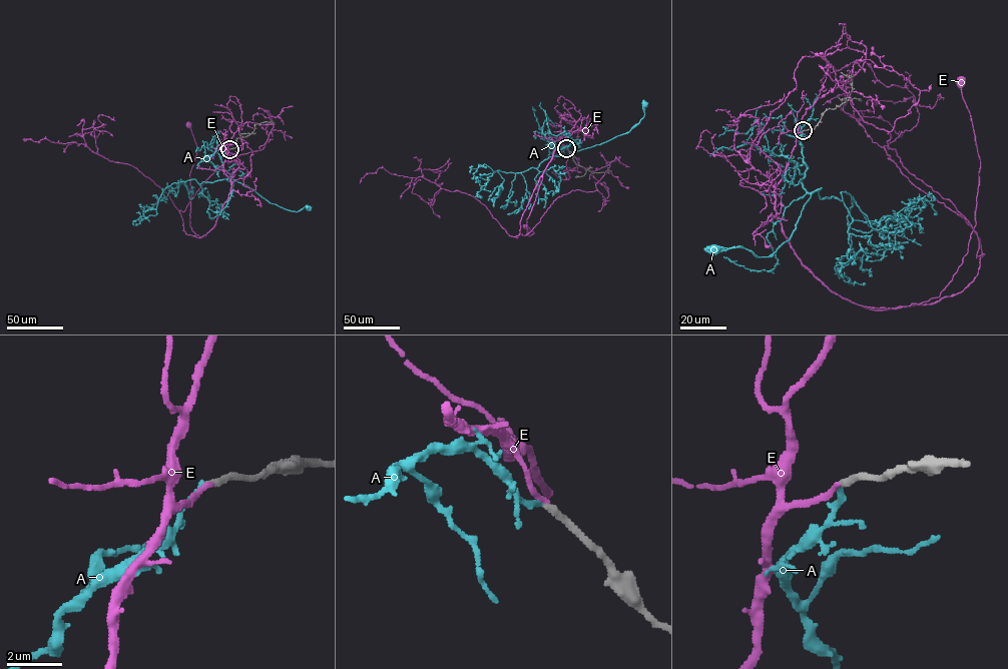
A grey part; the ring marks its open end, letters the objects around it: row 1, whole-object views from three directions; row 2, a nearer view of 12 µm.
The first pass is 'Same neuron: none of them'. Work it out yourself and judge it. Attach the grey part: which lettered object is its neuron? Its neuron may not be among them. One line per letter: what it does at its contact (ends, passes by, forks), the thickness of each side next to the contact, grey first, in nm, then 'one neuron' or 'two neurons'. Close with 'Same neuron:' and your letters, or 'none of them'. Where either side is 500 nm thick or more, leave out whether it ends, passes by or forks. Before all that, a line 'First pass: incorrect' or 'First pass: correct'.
First pass: incorrect
A: it ends there; 240 nm thick on the grey side, 220 nm on the other; two neurons
E: it ends there; 260 nm thick on the grey side, 190 nm on the other; one neuron
Same neuron: E

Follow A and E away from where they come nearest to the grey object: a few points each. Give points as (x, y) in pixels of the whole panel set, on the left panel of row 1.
A: (229, 149), (220, 157), (221, 167), (232, 179), (281, 207), (298, 211), (307, 208)
E: (229, 149), (223, 165), (228, 198), (201, 236), (189, 223), (197, 148), (188, 125)

